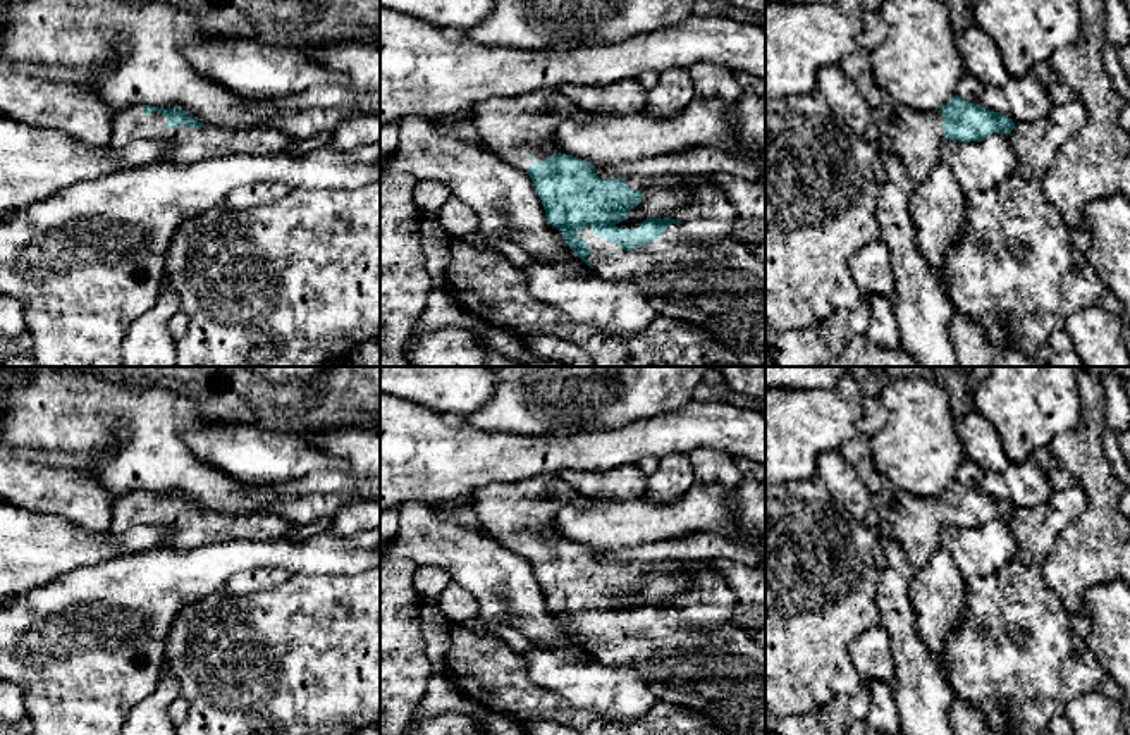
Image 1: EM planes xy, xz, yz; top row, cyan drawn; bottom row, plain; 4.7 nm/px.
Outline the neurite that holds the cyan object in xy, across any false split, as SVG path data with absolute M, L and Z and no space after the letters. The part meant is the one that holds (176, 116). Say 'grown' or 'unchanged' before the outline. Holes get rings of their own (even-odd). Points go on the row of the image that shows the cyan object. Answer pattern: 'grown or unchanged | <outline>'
grown | M134 105L117 110L108 146L155 139L167 146L163 162L194 164L222 155L267 155L286 150L292 139L272 126L229 129L205 126L181 107Z

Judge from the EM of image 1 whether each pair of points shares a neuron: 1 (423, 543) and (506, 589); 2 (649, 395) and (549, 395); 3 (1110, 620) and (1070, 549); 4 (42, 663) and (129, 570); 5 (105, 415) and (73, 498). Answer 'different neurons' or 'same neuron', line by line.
1: same neuron
2: same neuron
3: different neurons
4: same neuron
5: different neurons

